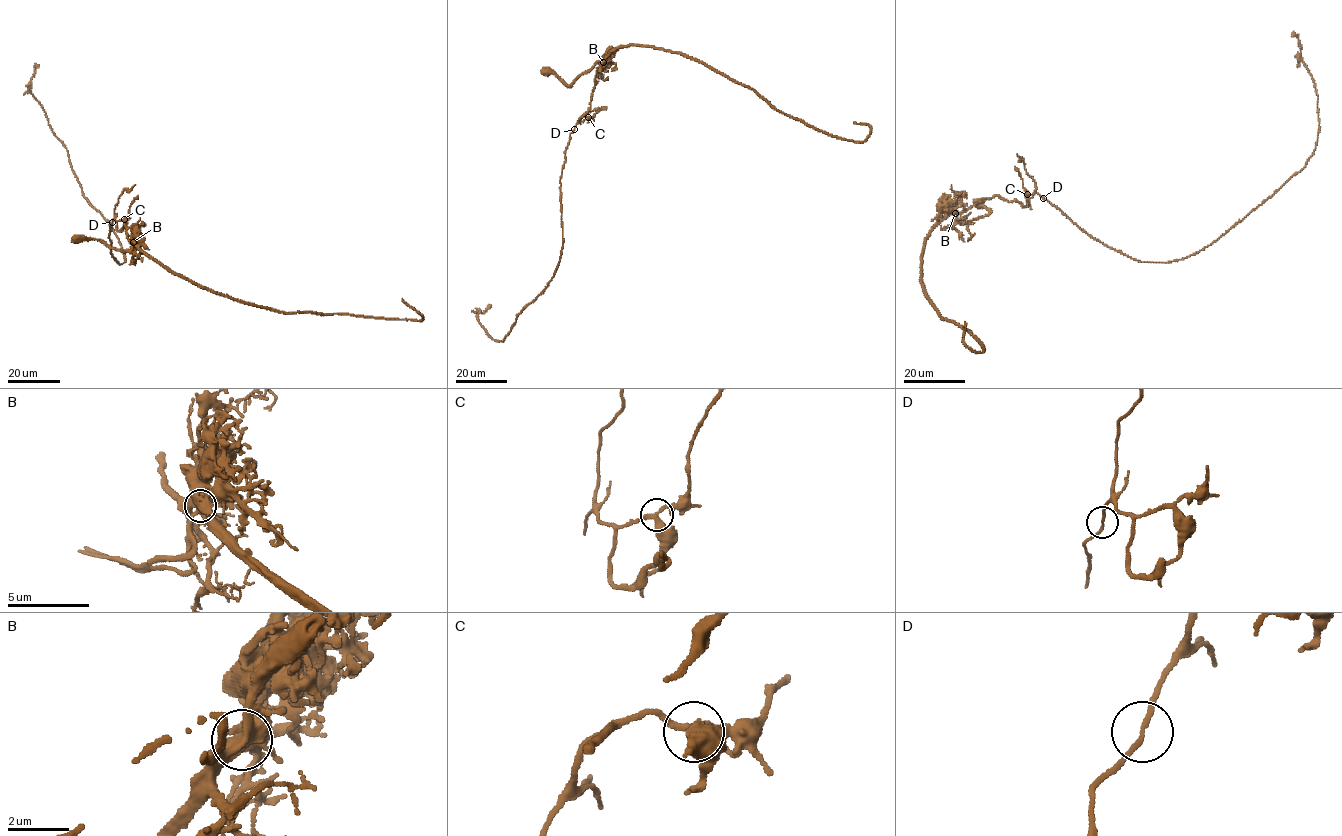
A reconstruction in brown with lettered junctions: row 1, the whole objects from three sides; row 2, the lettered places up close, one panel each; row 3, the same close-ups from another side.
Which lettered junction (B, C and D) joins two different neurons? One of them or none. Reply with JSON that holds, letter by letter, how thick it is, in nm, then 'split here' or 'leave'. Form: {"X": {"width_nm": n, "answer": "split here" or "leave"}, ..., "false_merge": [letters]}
{"B": {"width_nm": 500, "answer": "split here"}, "C": {"width_nm": 280, "answer": "leave"}, "D": {"width_nm": 140, "answer": "leave"}, "false_merge": ["B"]}

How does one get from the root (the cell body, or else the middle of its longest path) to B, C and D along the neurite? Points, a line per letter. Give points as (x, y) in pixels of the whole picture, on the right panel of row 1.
B: (1024, 206), (994, 196), (955, 213)
C: (1024, 206), (1028, 205), (1027, 194)
D: (1024, 206), (1028, 205), (1030, 194), (1037, 193), (1043, 197)

